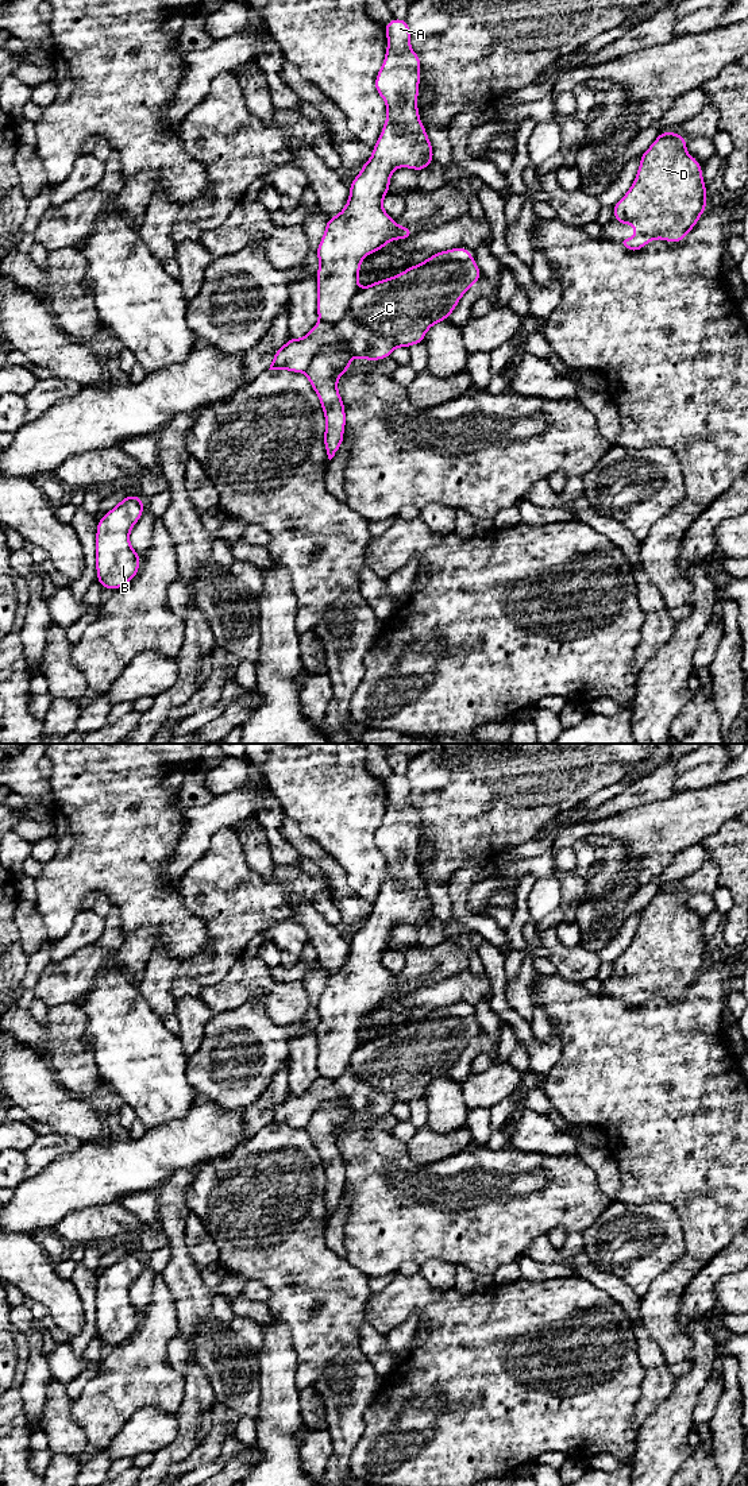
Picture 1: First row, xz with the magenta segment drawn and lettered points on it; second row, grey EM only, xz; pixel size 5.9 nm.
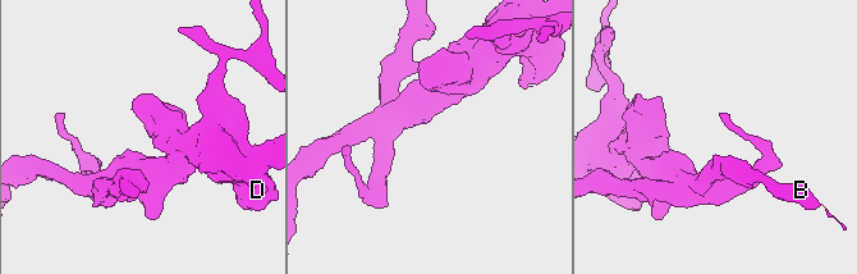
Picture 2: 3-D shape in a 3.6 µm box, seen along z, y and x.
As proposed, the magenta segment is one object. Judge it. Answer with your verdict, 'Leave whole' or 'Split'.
Split

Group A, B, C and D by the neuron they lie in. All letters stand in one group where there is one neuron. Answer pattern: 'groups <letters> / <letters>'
groups A / B C D

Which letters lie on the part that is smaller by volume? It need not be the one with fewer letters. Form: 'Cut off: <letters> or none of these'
Cut off: A

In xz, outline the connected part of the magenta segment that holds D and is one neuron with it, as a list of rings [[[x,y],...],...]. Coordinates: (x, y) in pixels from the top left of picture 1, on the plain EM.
[[[663,887],[641,910],[637,931],[625,952],[613,961],[618,980],[633,980],[635,993],[618,995],[618,1000],[637,1008],[655,995],[680,999],[706,968],[707,943],[703,941],[702,922],[686,908],[687,895],[680,889]]]

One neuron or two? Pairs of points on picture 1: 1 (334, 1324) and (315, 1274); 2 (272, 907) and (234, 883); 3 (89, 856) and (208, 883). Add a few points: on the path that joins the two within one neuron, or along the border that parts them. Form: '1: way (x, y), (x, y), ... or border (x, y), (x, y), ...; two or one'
1: way (326, 1312), (326, 1303), (315, 1290), (315, 1286); one
2: way (262, 902), (254, 902), (243, 891); one
3: border (177, 882), (181, 903), (189, 911); two

